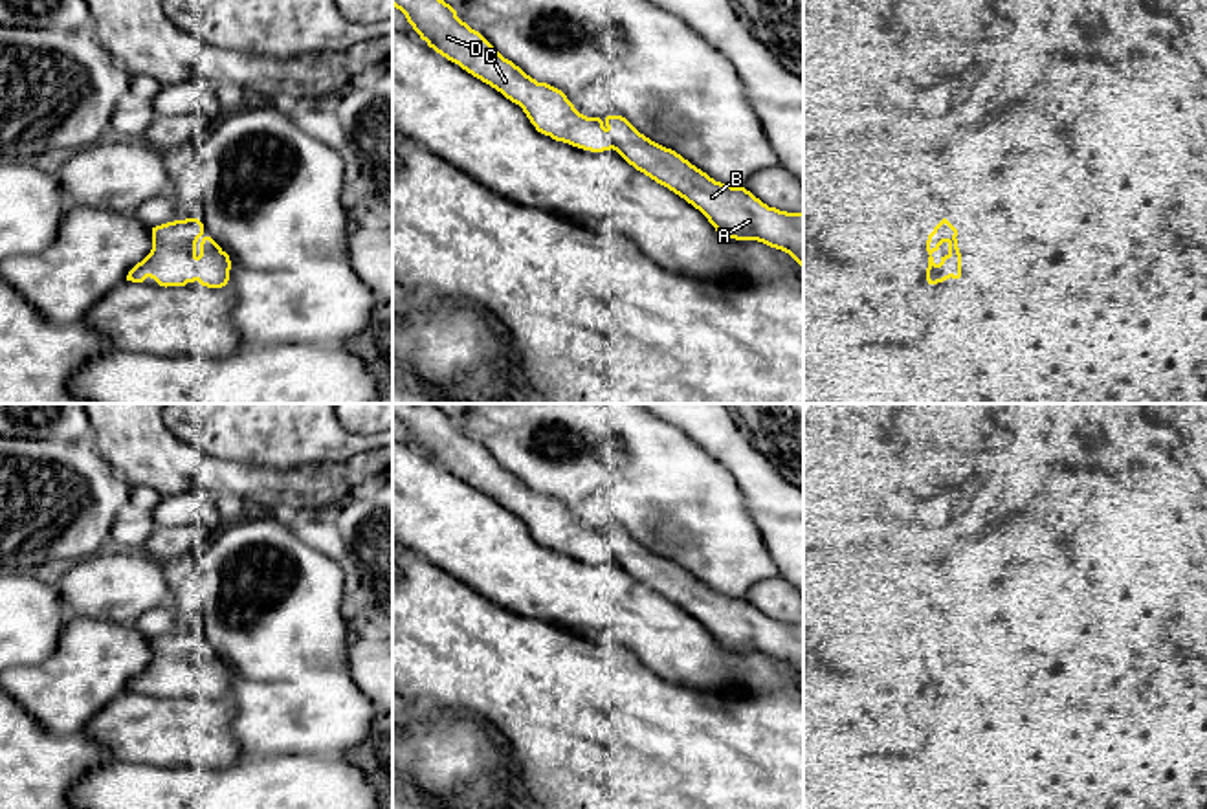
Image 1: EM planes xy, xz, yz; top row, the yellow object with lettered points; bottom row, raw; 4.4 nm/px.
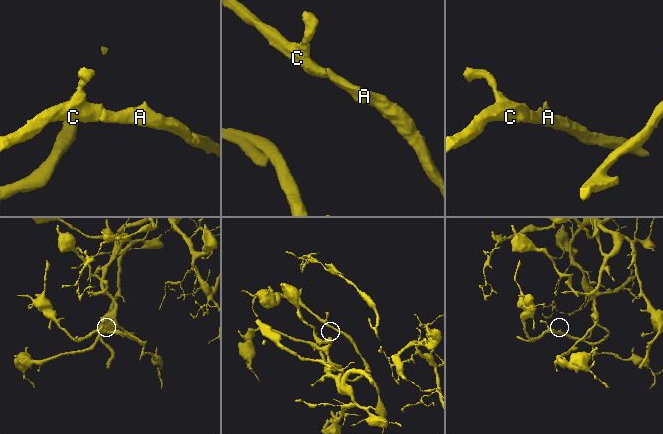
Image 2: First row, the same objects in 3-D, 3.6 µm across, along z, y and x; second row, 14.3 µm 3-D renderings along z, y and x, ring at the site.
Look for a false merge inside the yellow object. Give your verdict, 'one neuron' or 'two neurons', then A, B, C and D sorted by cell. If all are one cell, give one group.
one neuron; groups A B C D

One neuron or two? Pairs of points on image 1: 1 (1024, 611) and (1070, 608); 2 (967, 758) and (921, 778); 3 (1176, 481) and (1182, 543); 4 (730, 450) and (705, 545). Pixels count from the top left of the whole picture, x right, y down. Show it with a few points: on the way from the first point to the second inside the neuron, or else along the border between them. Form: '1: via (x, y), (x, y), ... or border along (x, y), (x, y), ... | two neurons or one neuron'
1: via (1035, 609), (1059, 608) | one neuron
2: border along (956, 764), (982, 789) | two neurons
3: border along (1149, 514), (1158, 518), (1187, 518) | two neurons
4: border along (692, 441), (732, 476), (745, 507) | two neurons

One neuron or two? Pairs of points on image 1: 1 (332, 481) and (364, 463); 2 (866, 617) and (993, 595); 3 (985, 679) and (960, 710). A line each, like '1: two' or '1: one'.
1: one
2: two
3: two

